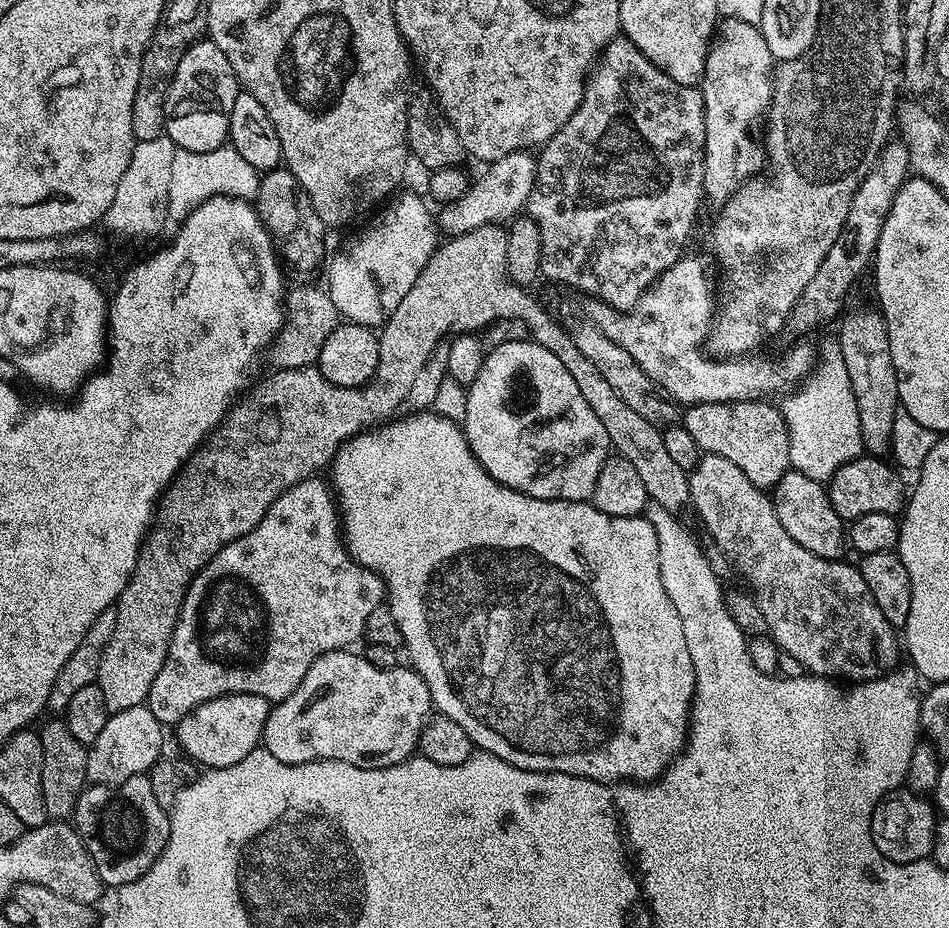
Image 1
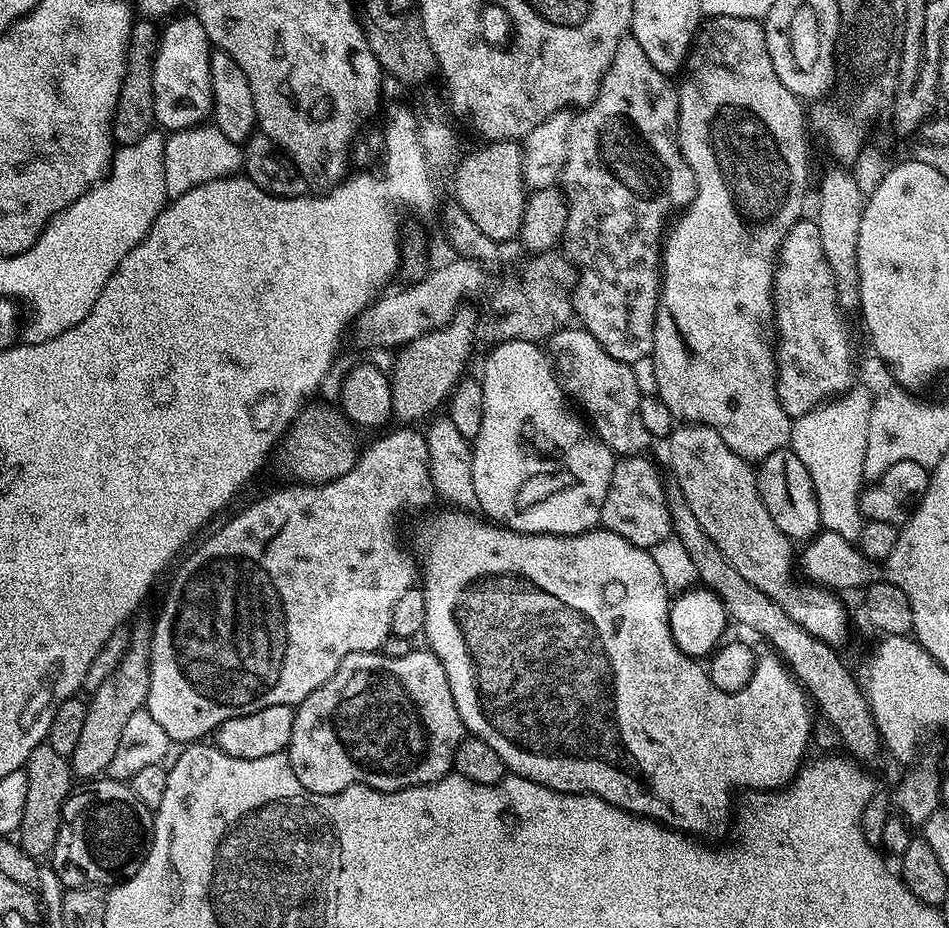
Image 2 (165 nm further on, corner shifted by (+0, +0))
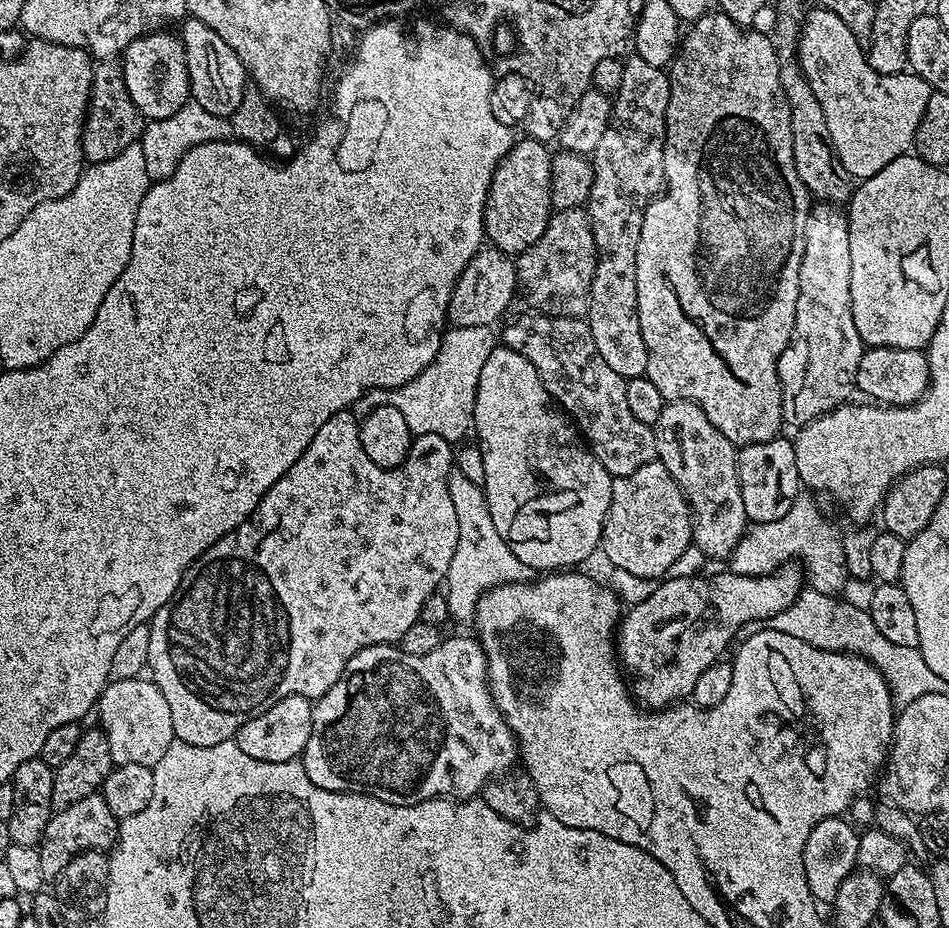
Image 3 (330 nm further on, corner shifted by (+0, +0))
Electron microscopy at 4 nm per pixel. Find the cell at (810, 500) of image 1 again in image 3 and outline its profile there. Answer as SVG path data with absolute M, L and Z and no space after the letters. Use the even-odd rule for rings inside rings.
M784 439L745 444L736 453L742 506L746 506L746 514L752 524L778 522L778 518L786 518L786 514L790 514L790 506L794 506L794 502L802 494L796 445L791 439Z

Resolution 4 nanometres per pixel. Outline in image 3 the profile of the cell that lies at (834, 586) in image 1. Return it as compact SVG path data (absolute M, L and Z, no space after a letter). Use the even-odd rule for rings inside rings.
M690 400L665 403L662 418L658 418L654 431L656 459L670 470L670 478L678 482L692 509L692 544L702 550L706 558L731 557L750 524L746 506L742 506L738 482L737 445L729 442L726 434L722 434L722 430L718 430L718 426L714 426L704 411Z

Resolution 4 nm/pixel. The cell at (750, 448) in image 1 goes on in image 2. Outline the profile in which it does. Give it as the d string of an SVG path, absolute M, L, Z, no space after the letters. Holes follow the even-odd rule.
M714 16L705 19L700 24L698 31L695 34L695 39L691 43L691 49L686 59L687 67L692 67L684 76L684 81L679 81L678 91L680 101L678 102L678 130L676 131L676 141L680 147L682 158L686 158L686 162L690 166L690 170L694 170L694 182L696 183L696 193L688 207L683 209L671 221L670 227L667 229L666 235L662 240L662 251L660 254L660 301L656 307L656 325L654 326L654 338L652 339L652 354L650 357L650 365L652 364L652 376L656 379L655 395L660 397L662 402L666 402L666 406L670 406L670 414L680 422L689 424L704 424L708 428L713 428L718 434L722 434L722 442L726 442L726 446L730 446L730 450L734 450L734 454L738 454L742 459L749 462L759 462L764 460L770 454L774 454L778 450L788 448L792 438L792 422L793 417L786 414L786 410L782 406L782 402L776 393L776 354L774 351L773 341L768 341L768 328L774 324L774 281L776 279L776 256L780 252L782 242L786 238L786 234L800 219L805 215L804 212L804 195L808 192L808 132L804 129L804 108L801 98L791 93L790 90L782 84L774 72L773 63L770 62L769 51L766 48L766 34L764 33L764 25L760 20L751 20L750 18L734 18L733 16Z

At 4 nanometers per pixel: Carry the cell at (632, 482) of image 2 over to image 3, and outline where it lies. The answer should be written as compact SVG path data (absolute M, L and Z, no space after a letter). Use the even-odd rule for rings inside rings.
M657 459L651 460L646 466L638 466L638 470L634 470L634 474L626 474L625 476L617 476L612 482L612 493L610 494L610 510L604 519L604 529L600 535L600 548L604 556L617 568L620 572L625 572L628 576L637 576L640 580L652 580L663 577L670 570L670 566L674 566L674 562L678 562L678 558L682 558L682 554L692 544L692 509L688 507L688 499L682 494L682 490L678 486L678 482L674 482L674 478L670 478L670 470L666 470L666 466L662 466Z

